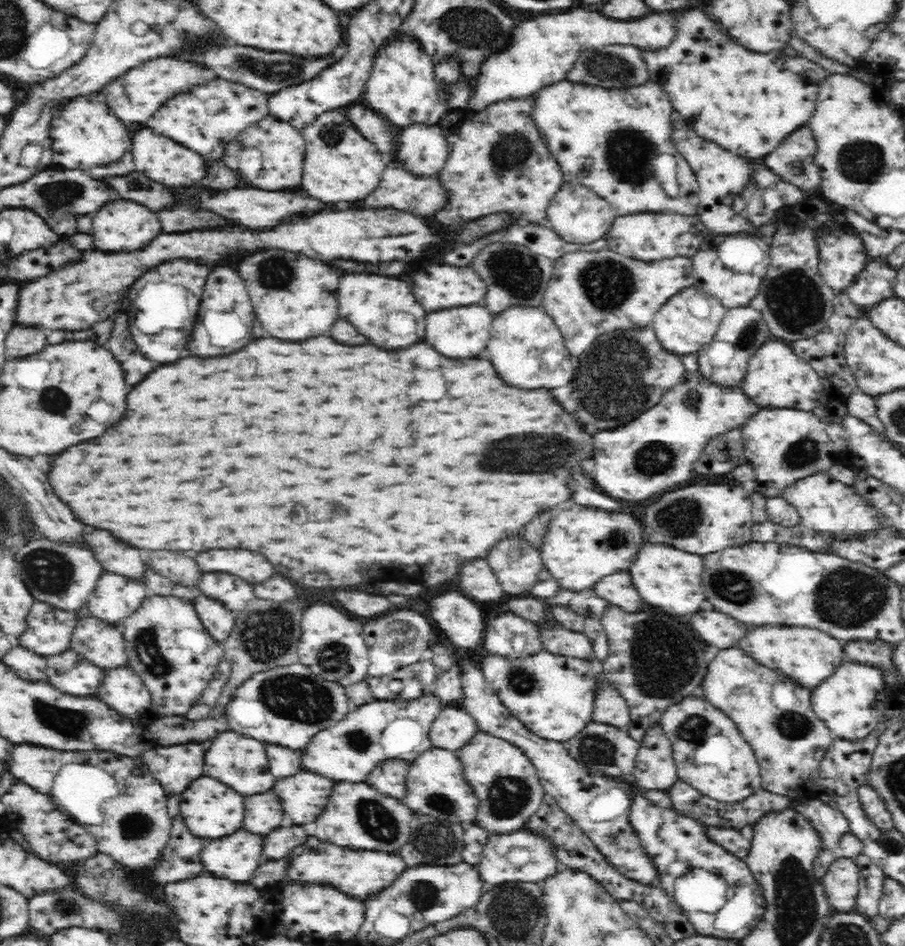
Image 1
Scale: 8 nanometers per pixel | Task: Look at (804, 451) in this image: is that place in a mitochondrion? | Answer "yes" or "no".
yes

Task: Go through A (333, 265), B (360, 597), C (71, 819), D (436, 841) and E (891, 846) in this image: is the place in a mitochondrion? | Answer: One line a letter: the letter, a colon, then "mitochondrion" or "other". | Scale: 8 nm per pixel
A: other
B: other
C: other
D: mitochondrion
E: mitochondrion

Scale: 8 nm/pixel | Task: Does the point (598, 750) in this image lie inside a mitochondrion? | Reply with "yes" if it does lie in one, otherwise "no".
yes

